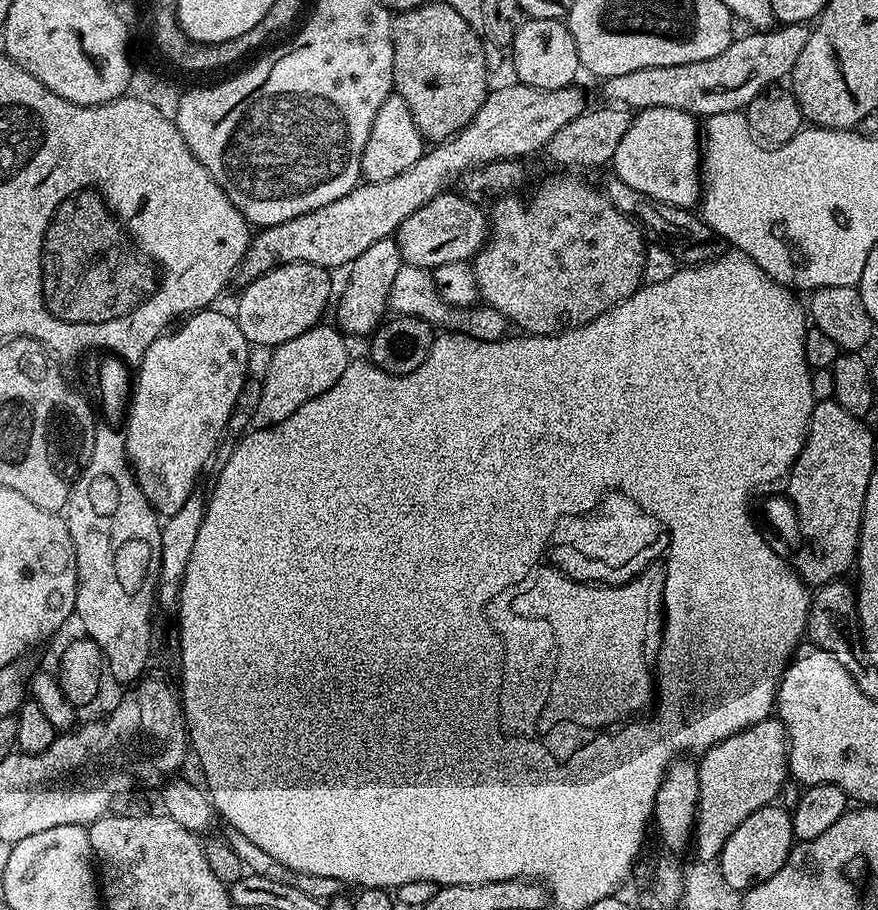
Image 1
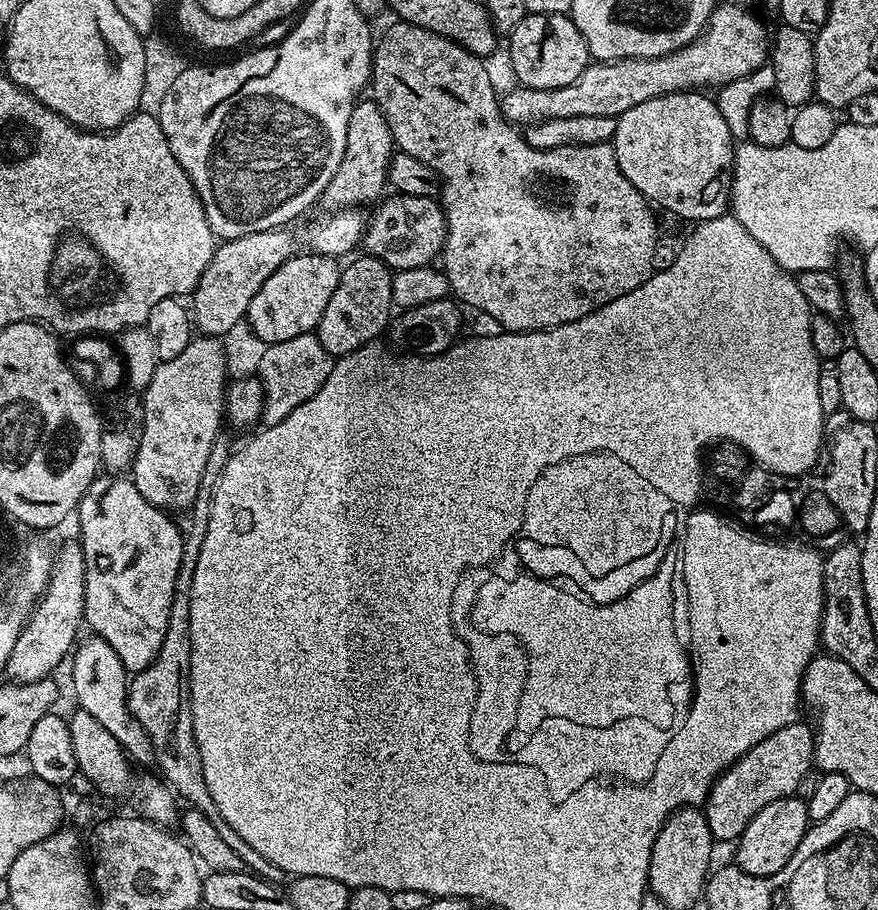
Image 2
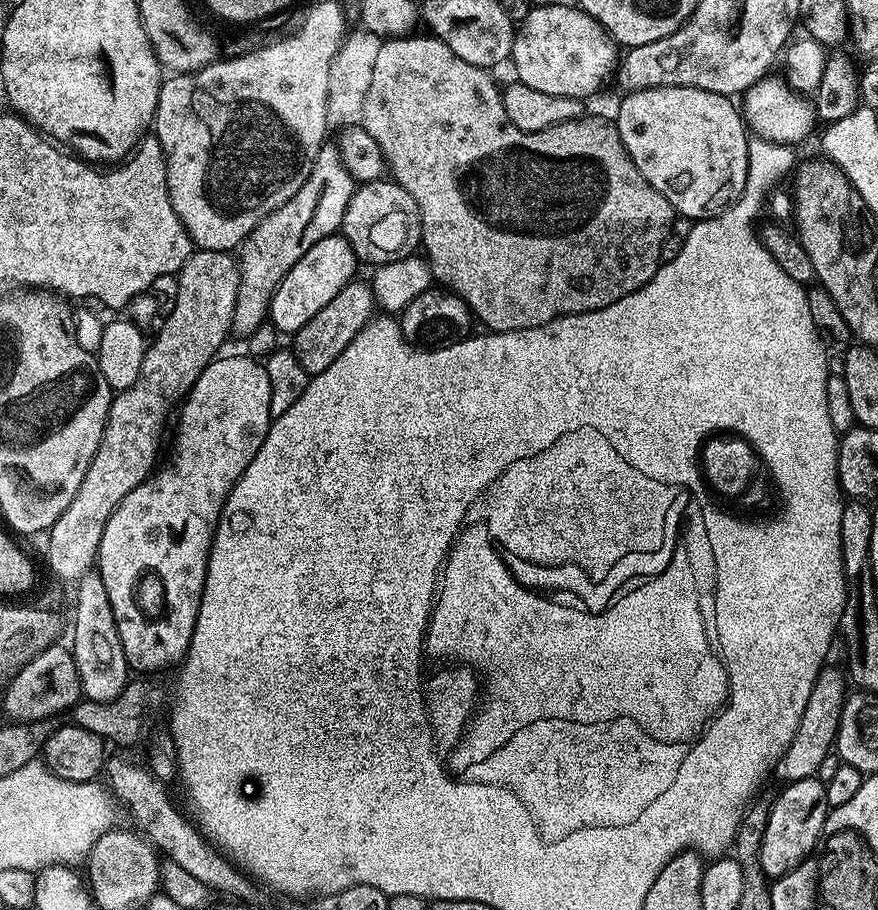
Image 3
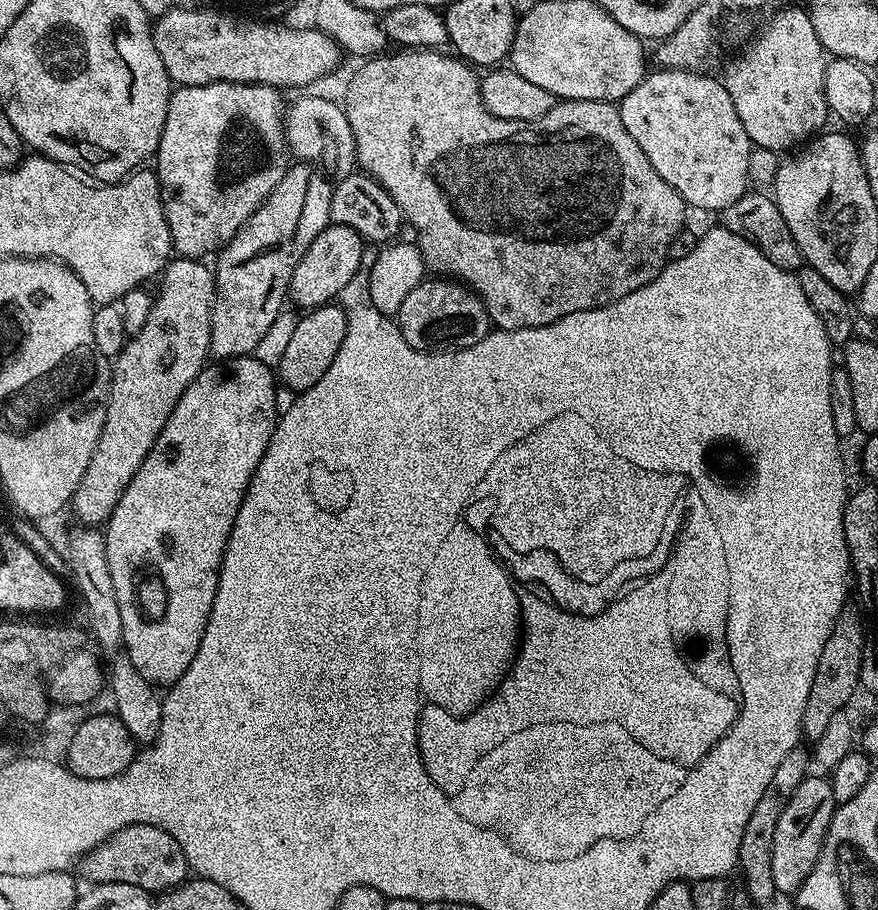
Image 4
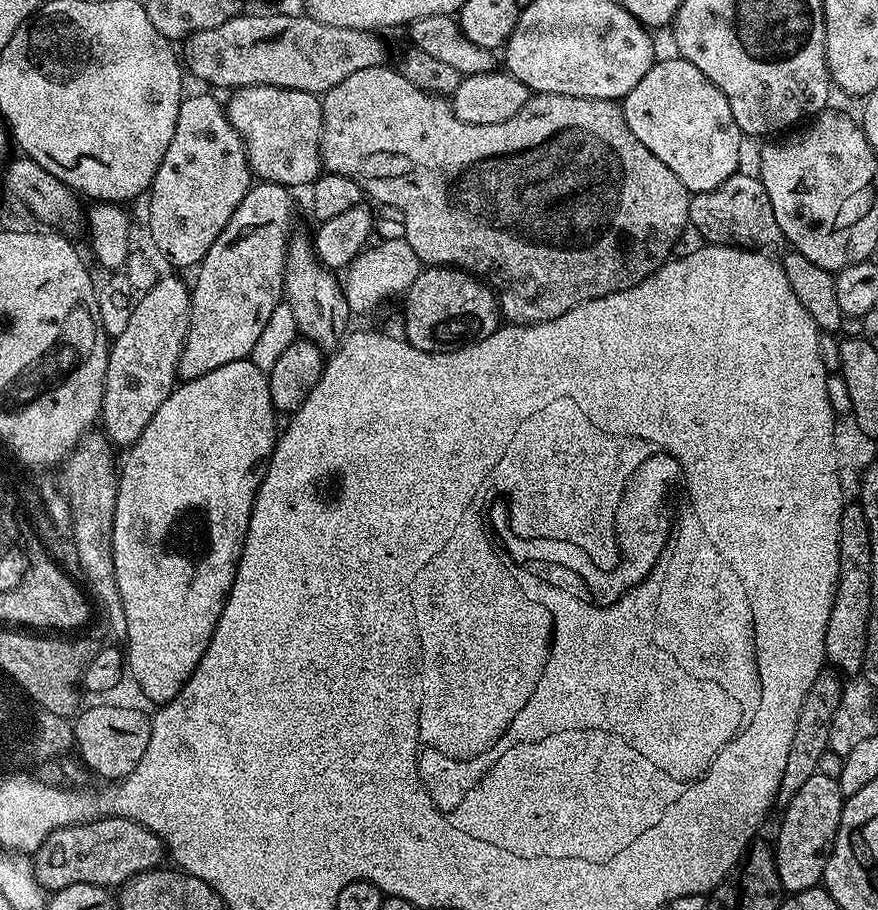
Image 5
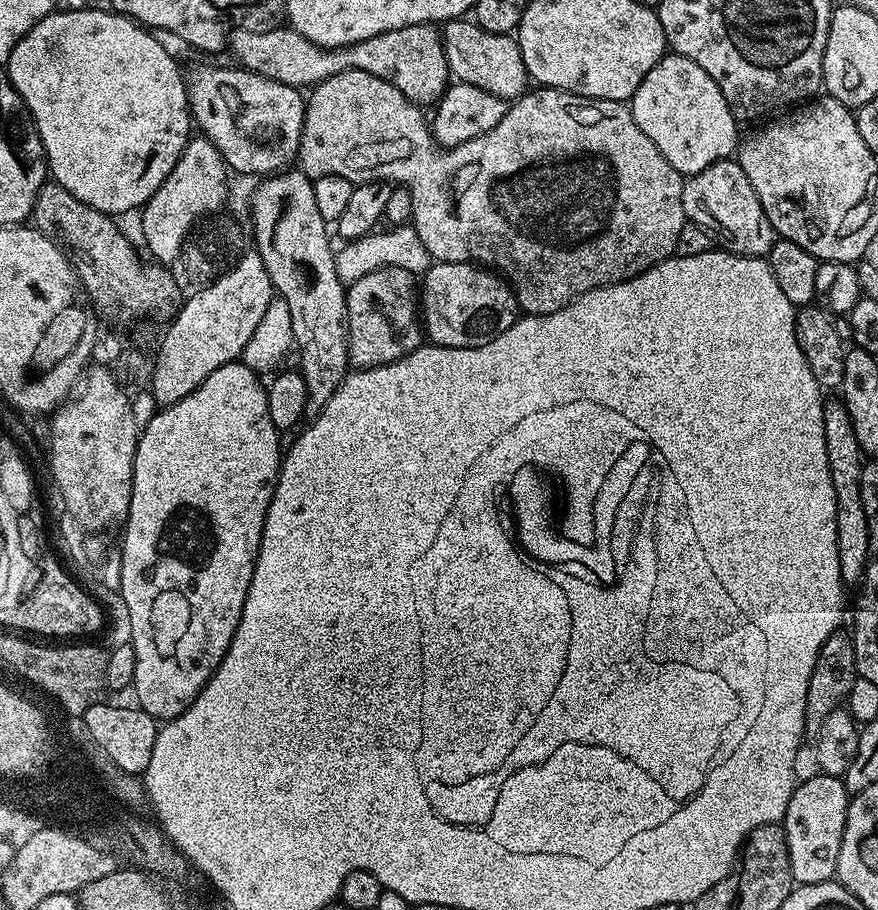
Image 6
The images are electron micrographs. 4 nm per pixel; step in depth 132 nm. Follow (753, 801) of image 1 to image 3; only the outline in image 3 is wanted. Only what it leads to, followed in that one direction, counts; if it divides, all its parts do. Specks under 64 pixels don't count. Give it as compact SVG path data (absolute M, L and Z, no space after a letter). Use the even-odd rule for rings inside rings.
M825 666L818 674L818 678L814 682L814 690L810 690L806 710L802 710L802 722L798 722L798 730L794 734L790 746L786 746L786 750L776 761L774 767L775 774L780 775L784 782L813 779L819 773L816 771L823 766L828 752L830 756L833 751L846 699L846 691L844 692L846 676L841 669L840 672L832 666Z

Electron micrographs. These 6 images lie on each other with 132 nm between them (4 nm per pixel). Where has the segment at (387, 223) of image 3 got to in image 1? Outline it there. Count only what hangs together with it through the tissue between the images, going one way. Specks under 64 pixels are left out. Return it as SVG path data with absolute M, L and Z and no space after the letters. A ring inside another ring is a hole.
M445 190L426 202L426 206L414 210L414 214L410 214L410 218L398 226L394 239L403 263L431 270L471 261L484 247L489 235L490 220L485 209L455 190Z

